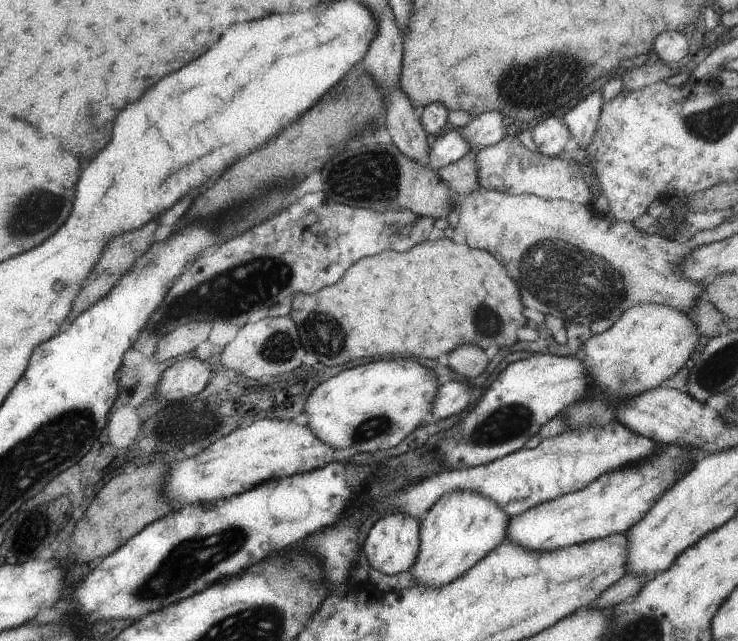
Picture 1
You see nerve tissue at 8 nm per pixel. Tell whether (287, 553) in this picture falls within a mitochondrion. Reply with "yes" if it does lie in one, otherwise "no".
no

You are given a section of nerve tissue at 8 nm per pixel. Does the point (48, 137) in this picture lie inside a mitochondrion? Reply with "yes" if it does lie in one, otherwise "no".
no

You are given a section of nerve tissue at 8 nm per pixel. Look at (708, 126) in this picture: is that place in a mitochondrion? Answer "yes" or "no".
yes

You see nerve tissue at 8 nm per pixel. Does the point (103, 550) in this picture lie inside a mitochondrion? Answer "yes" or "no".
no

